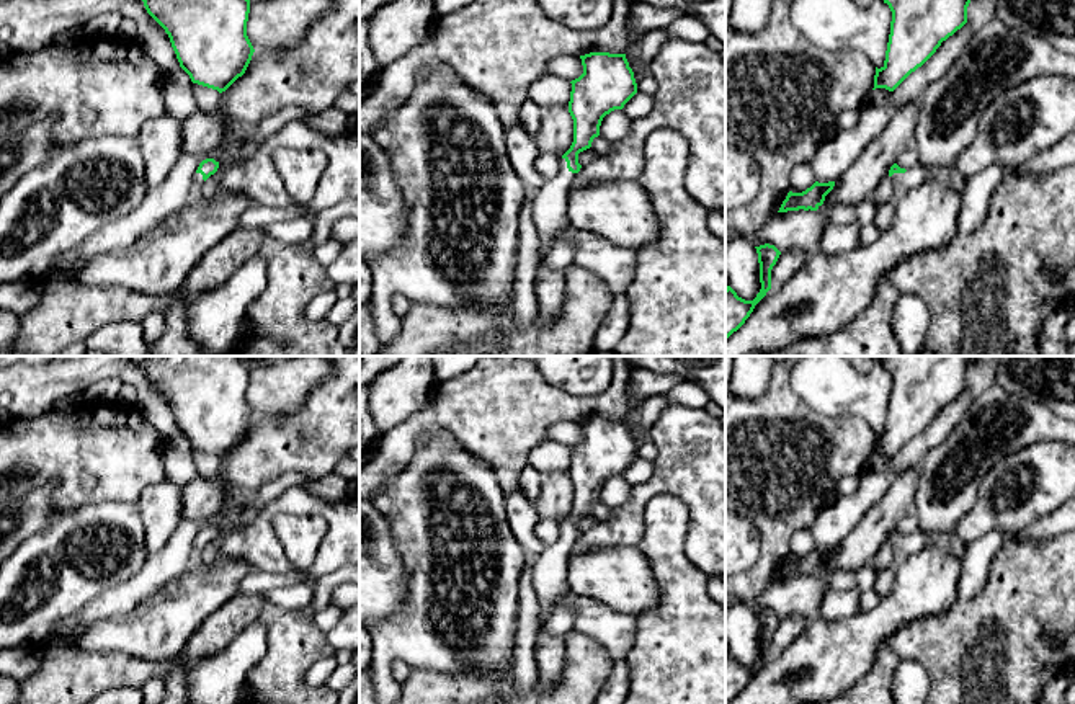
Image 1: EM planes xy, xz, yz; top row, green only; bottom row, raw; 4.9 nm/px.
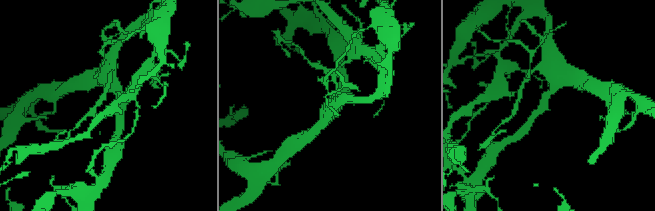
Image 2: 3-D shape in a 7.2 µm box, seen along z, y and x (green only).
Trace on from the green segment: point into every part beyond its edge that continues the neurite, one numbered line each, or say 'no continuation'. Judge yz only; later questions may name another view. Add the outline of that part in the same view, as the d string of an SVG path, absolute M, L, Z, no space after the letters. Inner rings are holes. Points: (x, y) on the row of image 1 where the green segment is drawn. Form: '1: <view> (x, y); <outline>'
1: yz (917, 173); M913 165L907 168L905 173L894 173L892 180L899 185L902 191L918 186L926 180L939 180L943 185L951 189L962 193L967 183L967 178L952 168L925 168L921 165Z

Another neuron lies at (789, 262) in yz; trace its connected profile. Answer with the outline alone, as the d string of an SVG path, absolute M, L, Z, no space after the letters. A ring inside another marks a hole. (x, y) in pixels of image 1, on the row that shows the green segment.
M802 250L781 252L776 265L771 270L771 289L786 284L804 265L807 255Z

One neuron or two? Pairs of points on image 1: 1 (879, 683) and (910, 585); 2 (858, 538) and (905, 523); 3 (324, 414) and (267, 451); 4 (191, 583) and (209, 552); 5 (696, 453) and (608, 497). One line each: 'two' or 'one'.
1: two
2: two
3: one
4: two
5: two

